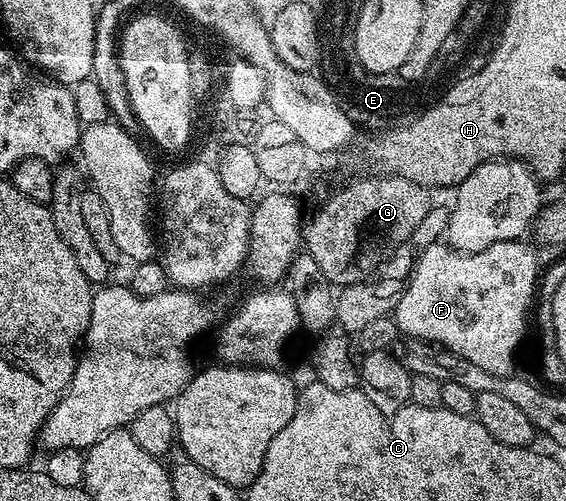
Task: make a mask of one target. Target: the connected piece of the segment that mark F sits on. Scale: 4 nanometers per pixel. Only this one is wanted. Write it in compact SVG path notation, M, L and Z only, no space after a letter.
M523 239L495 242L478 253L457 252L444 242L429 243L425 247L428 249L417 258L412 277L408 280L410 326L407 335L414 340L435 344L438 348L447 348L449 352L466 358L466 362L474 362L474 366L490 370L490 374L513 375L516 347L524 336L528 320L530 324L532 296L534 300L538 292L538 273L542 268L535 250L524 243Z

